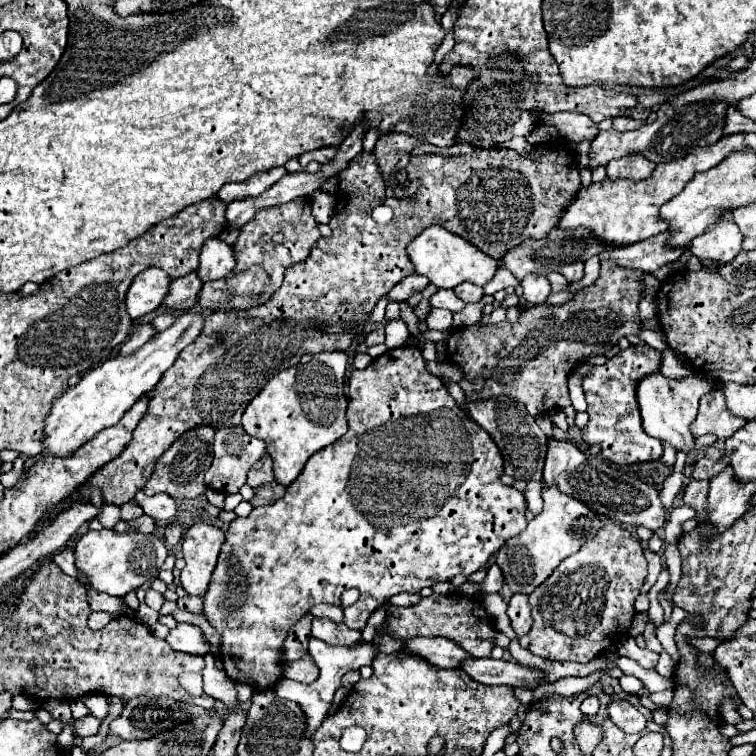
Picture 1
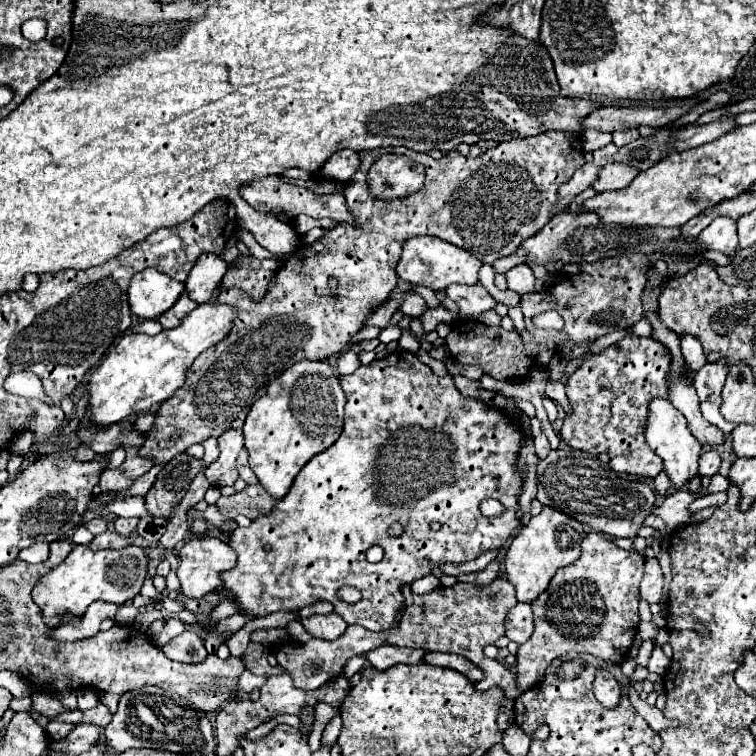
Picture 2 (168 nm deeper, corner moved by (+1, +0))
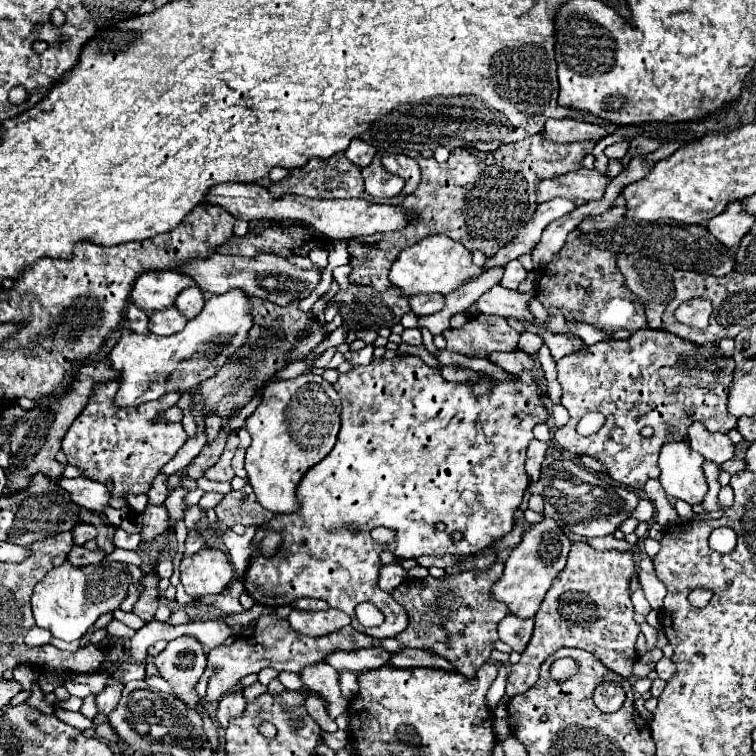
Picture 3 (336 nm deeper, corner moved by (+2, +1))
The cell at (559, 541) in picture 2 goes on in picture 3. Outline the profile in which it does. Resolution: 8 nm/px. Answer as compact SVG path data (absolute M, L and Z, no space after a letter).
M544 518L542 522L530 524L522 536L522 542L510 552L504 566L504 574L492 586L492 596L496 600L502 600L512 614L520 618L534 618L546 592L552 586L552 580L566 566L570 548L572 548L572 540L556 520Z

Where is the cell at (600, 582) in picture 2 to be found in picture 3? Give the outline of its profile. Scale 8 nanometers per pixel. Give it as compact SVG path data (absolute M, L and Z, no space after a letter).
M584 540L574 542L566 568L556 576L534 616L534 634L522 652L522 660L510 666L506 696L512 698L532 688L538 682L542 662L564 646L588 650L600 658L604 666L624 678L630 678L632 664L636 662L634 644L640 634L640 626L634 622L634 608L628 592L628 580L634 570L636 566L630 552L596 550Z

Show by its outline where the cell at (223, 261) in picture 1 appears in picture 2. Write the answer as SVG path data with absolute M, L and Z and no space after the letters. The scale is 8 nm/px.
M203 253L203 257L199 257L199 261L195 263L185 281L187 295L191 297L191 301L195 301L197 305L207 303L213 297L225 273L227 273L227 263L219 255Z

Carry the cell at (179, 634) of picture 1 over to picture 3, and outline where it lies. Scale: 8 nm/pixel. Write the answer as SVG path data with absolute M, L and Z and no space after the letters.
M180 636L180 638L168 642L168 646L156 656L156 666L158 666L158 670L160 670L160 676L166 678L166 680L172 684L174 694L176 694L180 700L184 700L184 702L188 704L188 708L194 708L196 712L202 714L206 736L208 736L212 748L216 750L216 746L218 746L218 728L216 728L216 724L208 718L208 714L204 712L204 708L198 706L198 700L200 700L200 698L198 698L198 696L194 694L194 690L192 690L194 684L198 682L198 678L204 674L204 668L206 668L206 654L204 654L204 650L202 650L202 644L200 644L196 638L192 638L192 636Z

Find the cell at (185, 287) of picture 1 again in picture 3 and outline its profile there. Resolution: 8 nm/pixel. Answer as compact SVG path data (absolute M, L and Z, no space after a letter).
M176 306L162 310L158 316L150 316L150 330L154 334L176 334L186 326L186 316L182 316L182 312L178 312Z

